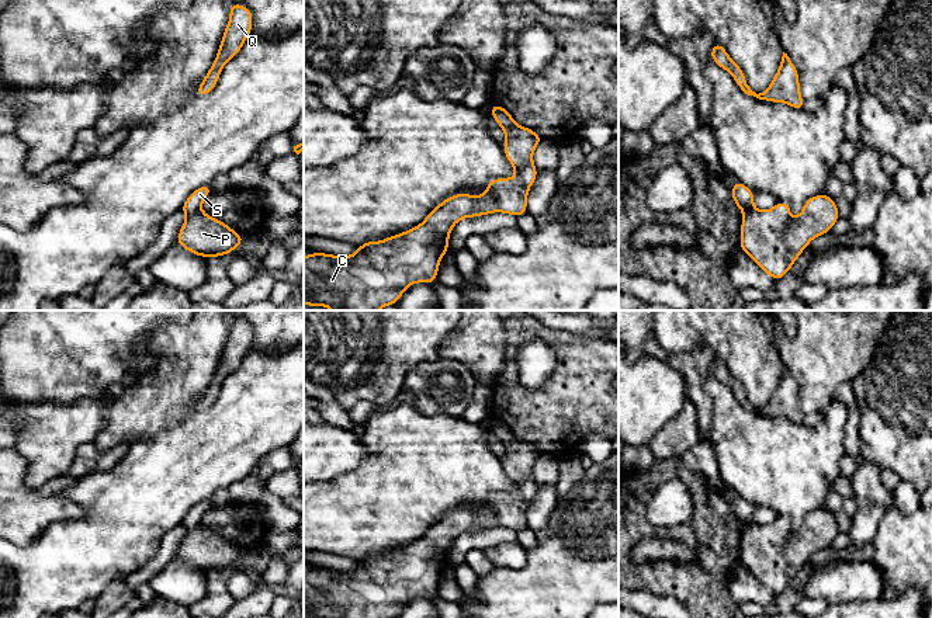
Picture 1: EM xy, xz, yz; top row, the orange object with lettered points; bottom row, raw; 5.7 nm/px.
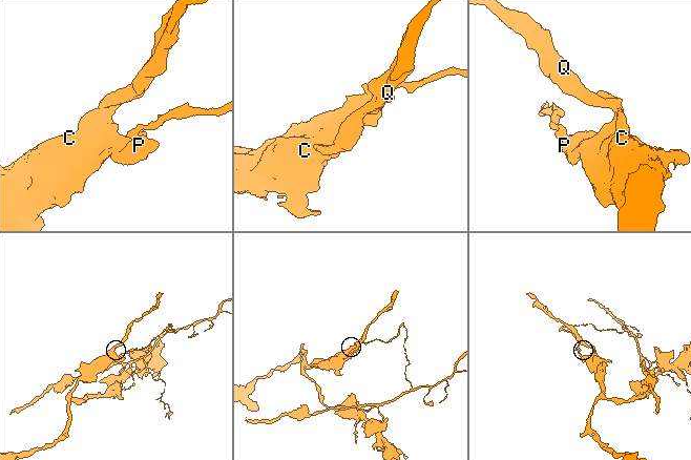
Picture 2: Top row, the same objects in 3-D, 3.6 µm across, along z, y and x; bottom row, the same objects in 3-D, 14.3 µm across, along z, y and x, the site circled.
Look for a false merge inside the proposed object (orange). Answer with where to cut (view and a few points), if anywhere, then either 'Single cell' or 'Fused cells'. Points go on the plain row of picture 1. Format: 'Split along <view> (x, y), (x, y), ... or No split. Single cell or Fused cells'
Split along xy (200, 524), (187, 533). Fused cells

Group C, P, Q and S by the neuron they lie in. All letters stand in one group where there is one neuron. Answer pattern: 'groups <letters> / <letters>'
groups C P Q / S

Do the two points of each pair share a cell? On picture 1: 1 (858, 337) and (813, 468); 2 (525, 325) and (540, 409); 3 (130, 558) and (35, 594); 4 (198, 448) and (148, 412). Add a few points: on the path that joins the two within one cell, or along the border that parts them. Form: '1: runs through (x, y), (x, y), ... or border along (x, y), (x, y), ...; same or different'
1: border along (835, 396), (823, 412); different
2: runs through (548, 336), (565, 353), (565, 382), (562, 385); same
3: runs through (106, 558), (79, 558), (59, 572); same
4: border along (194, 408), (176, 424), (141, 440); different

